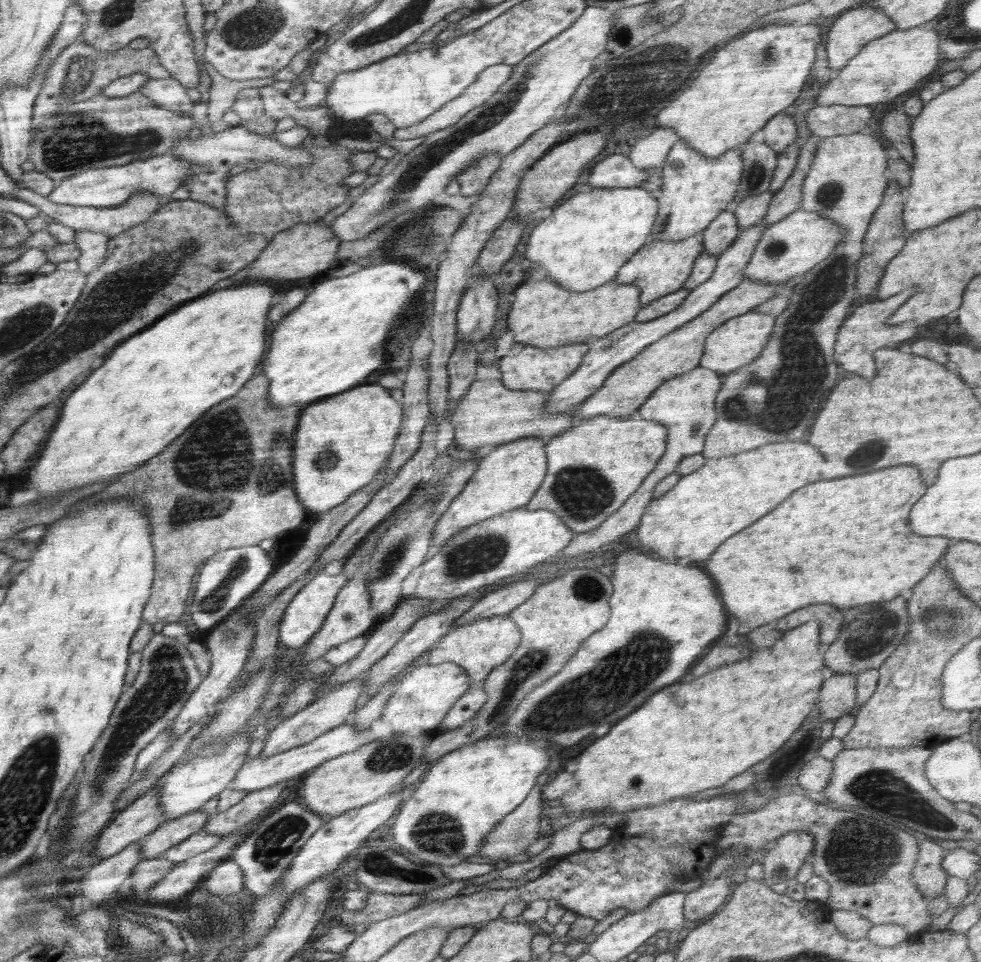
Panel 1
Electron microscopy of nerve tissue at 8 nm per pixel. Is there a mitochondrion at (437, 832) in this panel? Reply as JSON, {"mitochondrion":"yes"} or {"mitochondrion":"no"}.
{"mitochondrion":"yes"}

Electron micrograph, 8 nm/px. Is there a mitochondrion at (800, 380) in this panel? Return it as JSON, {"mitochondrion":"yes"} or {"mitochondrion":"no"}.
{"mitochondrion":"yes"}

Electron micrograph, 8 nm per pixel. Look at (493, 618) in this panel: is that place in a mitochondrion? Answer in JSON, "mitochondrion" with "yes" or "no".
{"mitochondrion":"no"}

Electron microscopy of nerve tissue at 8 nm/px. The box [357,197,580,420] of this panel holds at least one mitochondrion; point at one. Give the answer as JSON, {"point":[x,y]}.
{"point":[419,239]}

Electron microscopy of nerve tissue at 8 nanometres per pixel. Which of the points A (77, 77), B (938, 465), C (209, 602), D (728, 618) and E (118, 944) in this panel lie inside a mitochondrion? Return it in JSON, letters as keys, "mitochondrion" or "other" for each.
{"A":"mitochondrion","B":"other","C":"mitochondrion","D":"other","E":"other"}

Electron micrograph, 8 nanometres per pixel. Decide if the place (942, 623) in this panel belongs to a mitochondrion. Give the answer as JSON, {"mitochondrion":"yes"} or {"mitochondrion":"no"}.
{"mitochondrion":"yes"}

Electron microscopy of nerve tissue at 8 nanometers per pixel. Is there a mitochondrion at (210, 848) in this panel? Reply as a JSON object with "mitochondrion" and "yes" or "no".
{"mitochondrion":"no"}

